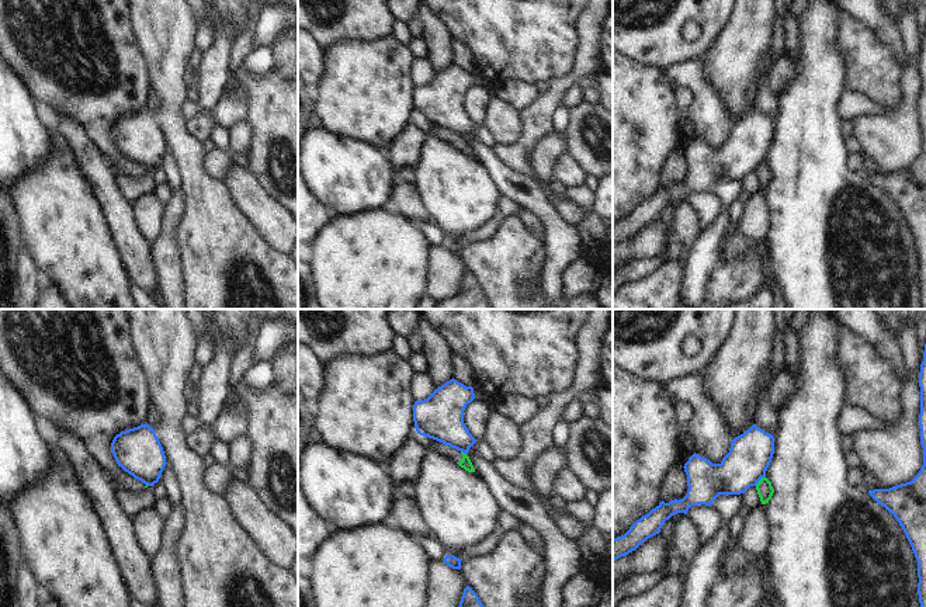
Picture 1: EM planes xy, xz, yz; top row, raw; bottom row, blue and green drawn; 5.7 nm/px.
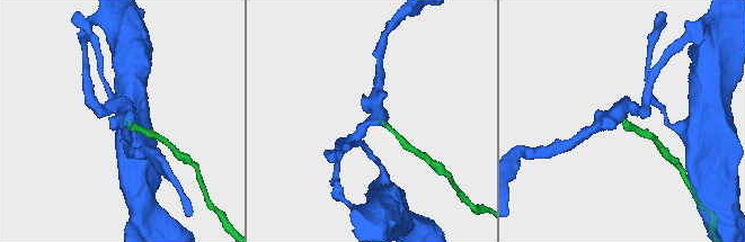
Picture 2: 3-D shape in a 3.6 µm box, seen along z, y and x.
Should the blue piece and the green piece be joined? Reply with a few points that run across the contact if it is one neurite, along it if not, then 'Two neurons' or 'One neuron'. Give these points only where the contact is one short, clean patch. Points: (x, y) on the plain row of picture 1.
Line: yz (765, 162), (755, 170). Two neurons.

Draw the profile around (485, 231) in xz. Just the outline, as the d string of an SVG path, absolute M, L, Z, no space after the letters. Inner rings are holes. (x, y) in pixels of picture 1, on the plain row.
M496 209L493 212L493 215L483 225L478 226L476 229L467 230L464 233L457 233L452 237L452 240L459 243L459 244L475 243L478 240L485 240L496 232L499 223L504 218L506 216L499 209Z

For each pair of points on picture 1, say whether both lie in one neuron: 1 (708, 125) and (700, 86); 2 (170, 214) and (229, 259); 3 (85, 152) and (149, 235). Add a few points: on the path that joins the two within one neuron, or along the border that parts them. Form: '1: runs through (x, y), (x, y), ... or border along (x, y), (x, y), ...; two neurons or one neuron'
1: runs through (707, 115), (706, 96); one neuron
2: border along (180, 188), (183, 210), (174, 235), (177, 252); two neurons
3: border along (131, 204), (134, 226), (146, 240); two neurons

